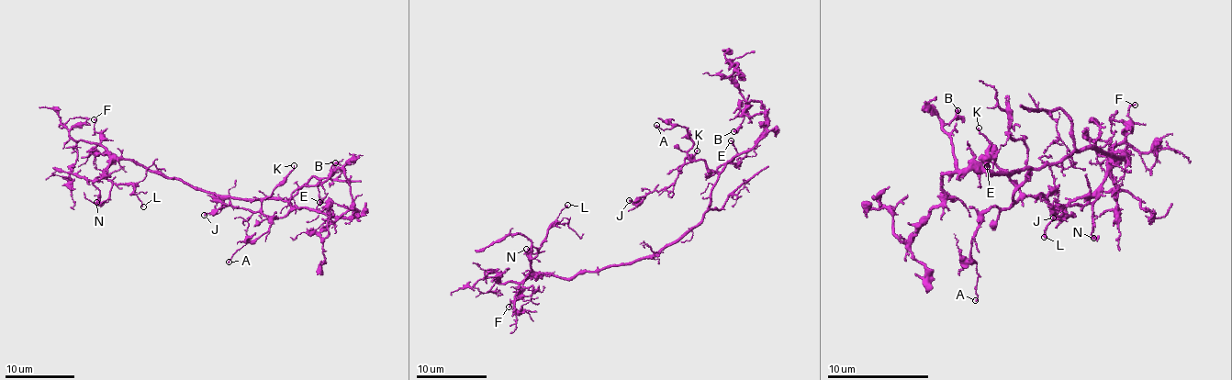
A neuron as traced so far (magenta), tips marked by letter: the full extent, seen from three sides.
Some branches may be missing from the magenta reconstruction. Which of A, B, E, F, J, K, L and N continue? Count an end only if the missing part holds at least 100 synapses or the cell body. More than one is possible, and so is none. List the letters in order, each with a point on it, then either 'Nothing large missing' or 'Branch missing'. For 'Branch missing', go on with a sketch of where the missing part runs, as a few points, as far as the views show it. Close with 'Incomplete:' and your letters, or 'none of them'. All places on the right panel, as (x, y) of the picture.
A: Place: (975, 300). Nothing large missing
B: Place: (957, 110). Nothing large missing
E: Place: (987, 166). Nothing large missing
F: Place: (1135, 105). Nothing large missing
J: Place: (1053, 217). Nothing large missing
K: Place: (979, 128). Nothing large missing
L: Place: (1044, 237). Nothing large missing
N: Place: (1093, 238). Nothing large missing
Incomplete: none of them

